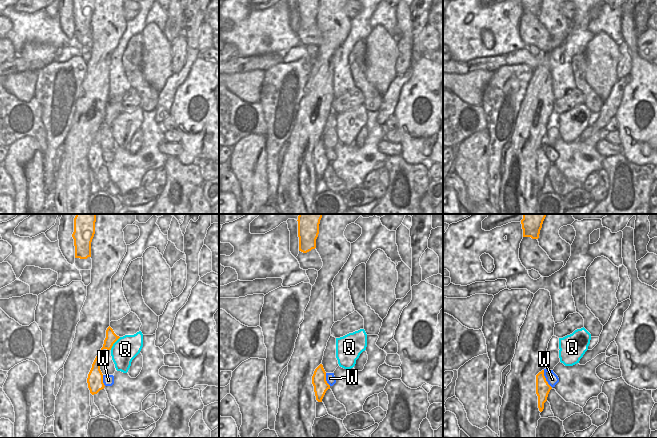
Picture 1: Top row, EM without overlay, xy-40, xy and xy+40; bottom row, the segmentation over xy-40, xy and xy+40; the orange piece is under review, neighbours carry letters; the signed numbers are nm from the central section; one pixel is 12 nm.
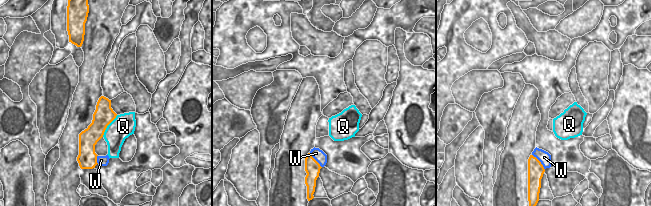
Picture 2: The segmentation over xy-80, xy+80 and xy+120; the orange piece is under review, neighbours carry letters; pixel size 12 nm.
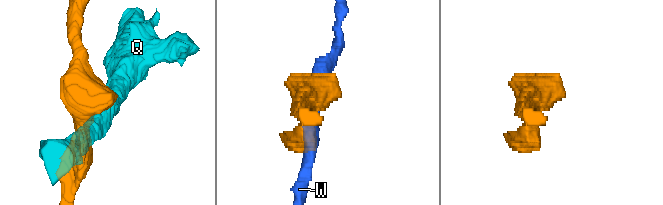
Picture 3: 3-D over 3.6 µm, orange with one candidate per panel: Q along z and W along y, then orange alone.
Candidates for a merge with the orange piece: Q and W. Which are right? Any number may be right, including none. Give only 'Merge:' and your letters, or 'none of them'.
Merge: none of them

